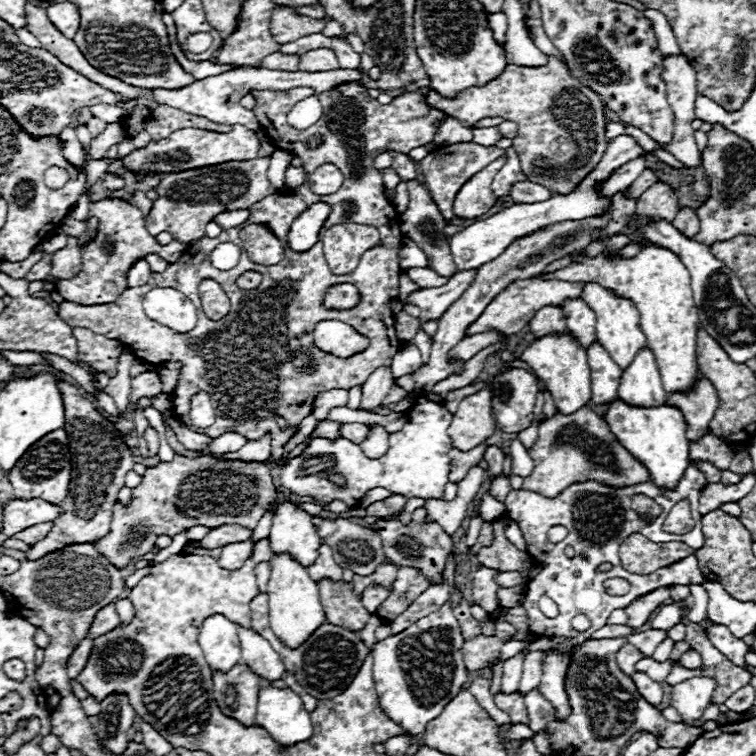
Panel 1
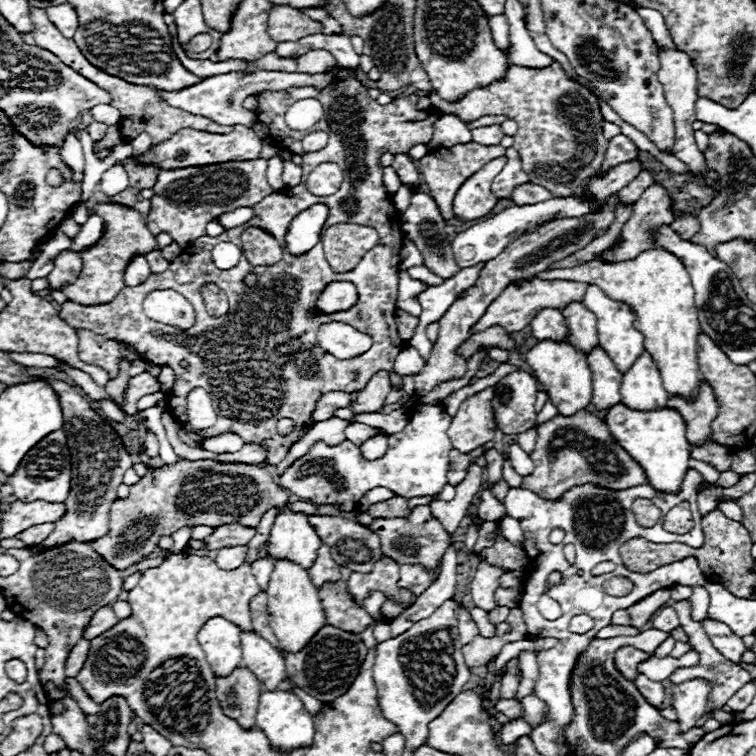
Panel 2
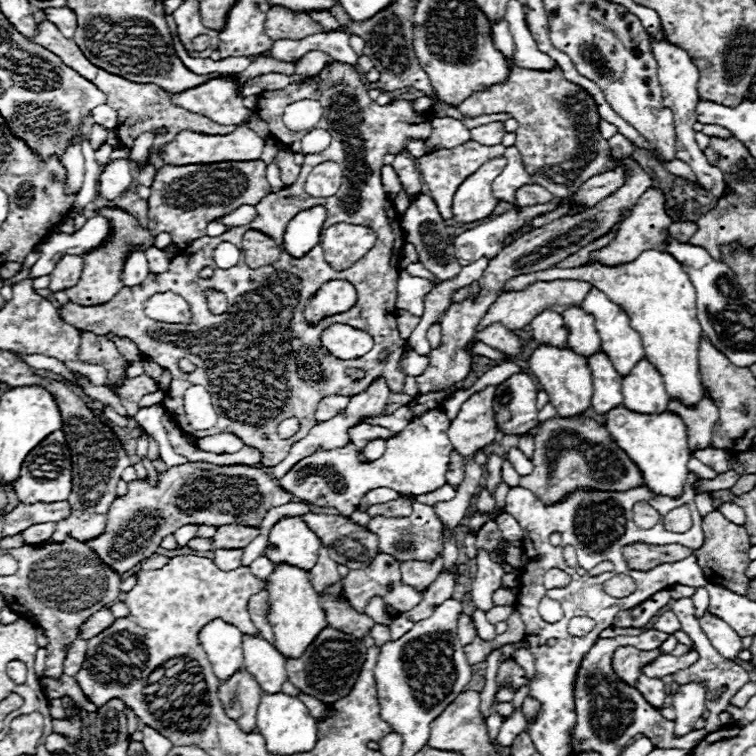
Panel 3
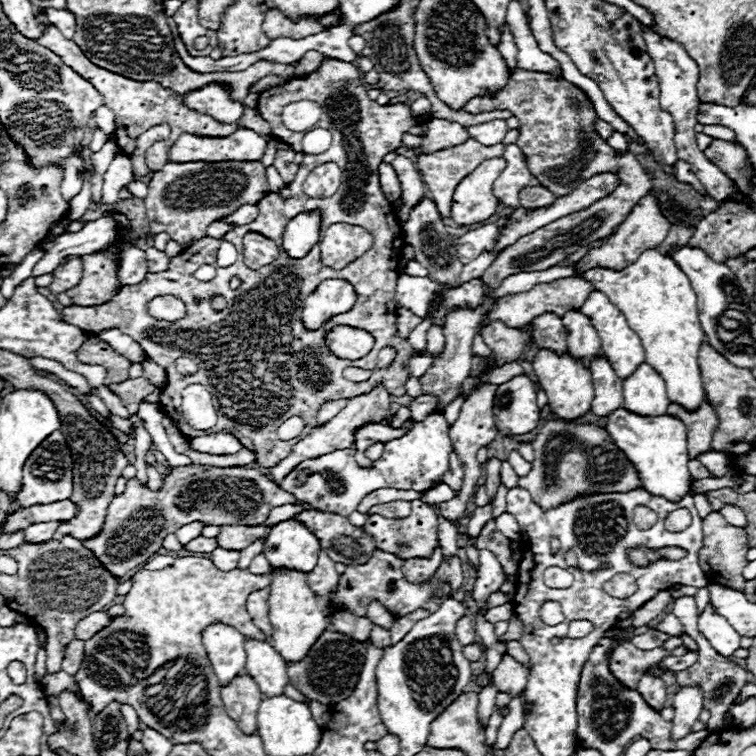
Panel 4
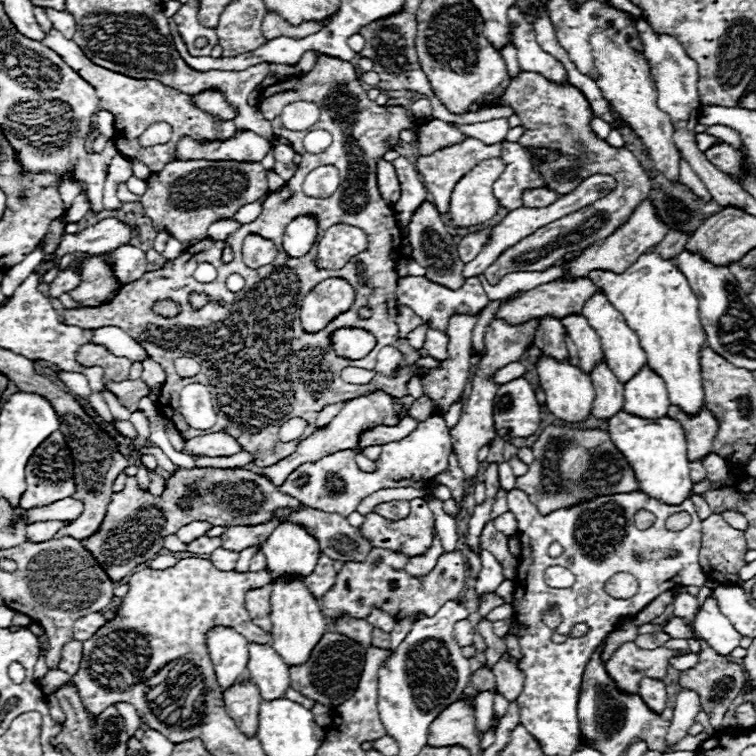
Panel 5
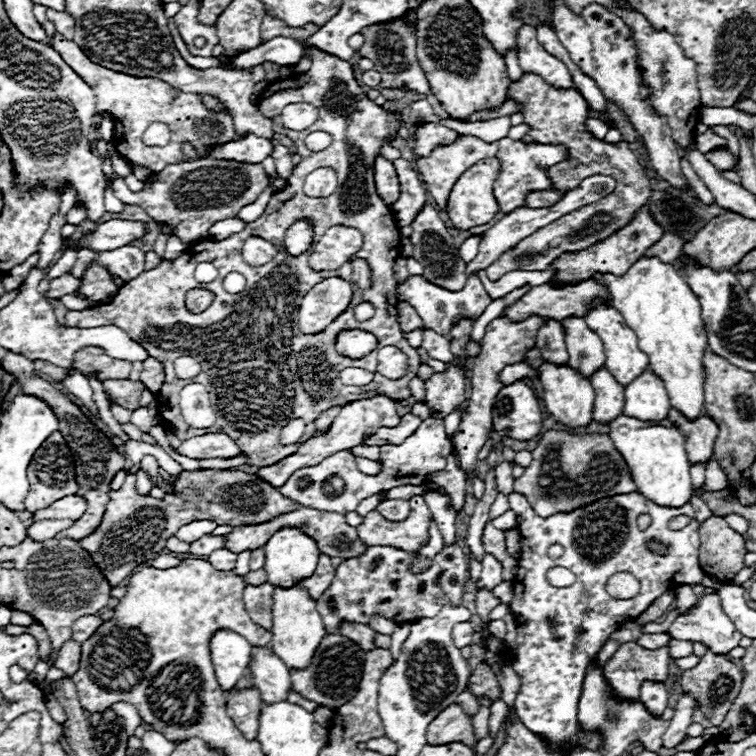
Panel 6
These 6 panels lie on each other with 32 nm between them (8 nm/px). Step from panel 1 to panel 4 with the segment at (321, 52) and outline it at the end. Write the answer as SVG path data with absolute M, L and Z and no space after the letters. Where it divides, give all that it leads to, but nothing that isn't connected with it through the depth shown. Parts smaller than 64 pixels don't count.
M306 52L306 54L296 62L296 76L306 76L306 74L314 72L314 70L322 64L324 58L326 58L326 56L322 56L320 52Z

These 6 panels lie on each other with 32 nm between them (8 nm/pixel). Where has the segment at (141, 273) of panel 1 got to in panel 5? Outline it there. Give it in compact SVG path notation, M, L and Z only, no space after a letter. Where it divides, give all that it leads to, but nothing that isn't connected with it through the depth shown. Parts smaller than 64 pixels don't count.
M116 248L116 252L102 256L112 264L116 278L122 284L134 282L142 276L142 272L146 272L146 254L140 248Z

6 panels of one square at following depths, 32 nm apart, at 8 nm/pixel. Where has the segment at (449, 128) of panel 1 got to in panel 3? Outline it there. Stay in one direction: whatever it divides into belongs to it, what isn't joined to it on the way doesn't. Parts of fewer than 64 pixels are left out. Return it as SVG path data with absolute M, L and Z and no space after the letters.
M434 118L430 126L432 132L428 140L424 140L426 152L434 152L438 148L452 148L470 140L470 130L454 118Z

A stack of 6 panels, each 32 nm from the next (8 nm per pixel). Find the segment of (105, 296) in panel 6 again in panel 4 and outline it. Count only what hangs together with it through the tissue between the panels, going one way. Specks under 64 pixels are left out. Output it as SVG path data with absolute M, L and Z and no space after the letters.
M110 252L84 256L82 280L66 292L78 306L98 306L116 296L120 282L116 278L116 260Z

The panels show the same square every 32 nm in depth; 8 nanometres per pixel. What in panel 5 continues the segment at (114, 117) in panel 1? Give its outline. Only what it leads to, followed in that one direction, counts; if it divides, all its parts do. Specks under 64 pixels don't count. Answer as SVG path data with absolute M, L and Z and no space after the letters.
M100 110L96 118L98 118L98 132L110 140L114 136L114 116L108 110Z

